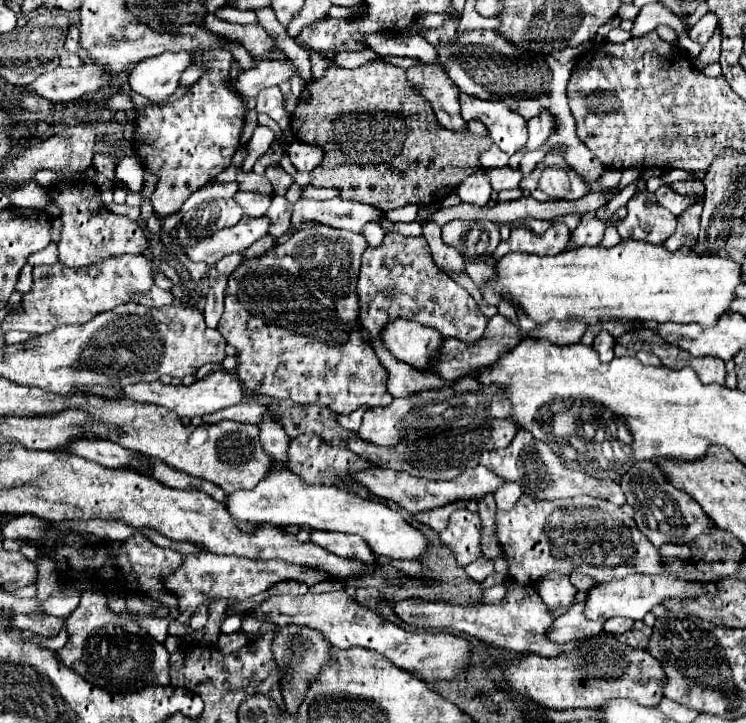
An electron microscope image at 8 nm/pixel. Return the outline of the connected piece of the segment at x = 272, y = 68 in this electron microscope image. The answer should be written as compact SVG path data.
M285 60L285 62L259 62L257 66L241 72L241 76L237 78L235 88L243 98L257 96L261 90L277 86L283 80L289 80L293 72L295 72L295 66L293 66L291 60Z

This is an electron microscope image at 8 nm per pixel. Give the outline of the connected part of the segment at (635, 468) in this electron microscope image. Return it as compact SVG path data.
M649 460L635 462L621 478L621 488L627 496L627 504L635 510L637 528L655 544L655 548L661 548L663 544L687 544L717 528L713 520L701 510L701 506L685 492L673 488L667 478L663 478L659 468Z

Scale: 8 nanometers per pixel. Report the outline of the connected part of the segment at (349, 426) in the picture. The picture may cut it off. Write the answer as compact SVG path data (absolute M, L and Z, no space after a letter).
M355 410L353 414L339 414L337 422L339 426L343 426L343 430L353 430L357 432L357 426L361 426L361 418L363 418L365 410Z

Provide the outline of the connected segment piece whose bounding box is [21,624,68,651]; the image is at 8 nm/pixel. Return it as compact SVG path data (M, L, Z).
M64 624L61 632L57 636L51 638L45 638L39 635L21 635L21 638L23 638L25 642L31 642L32 644L35 644L36 646L39 646L41 648L47 648L49 650L55 651L65 646L68 636Z

